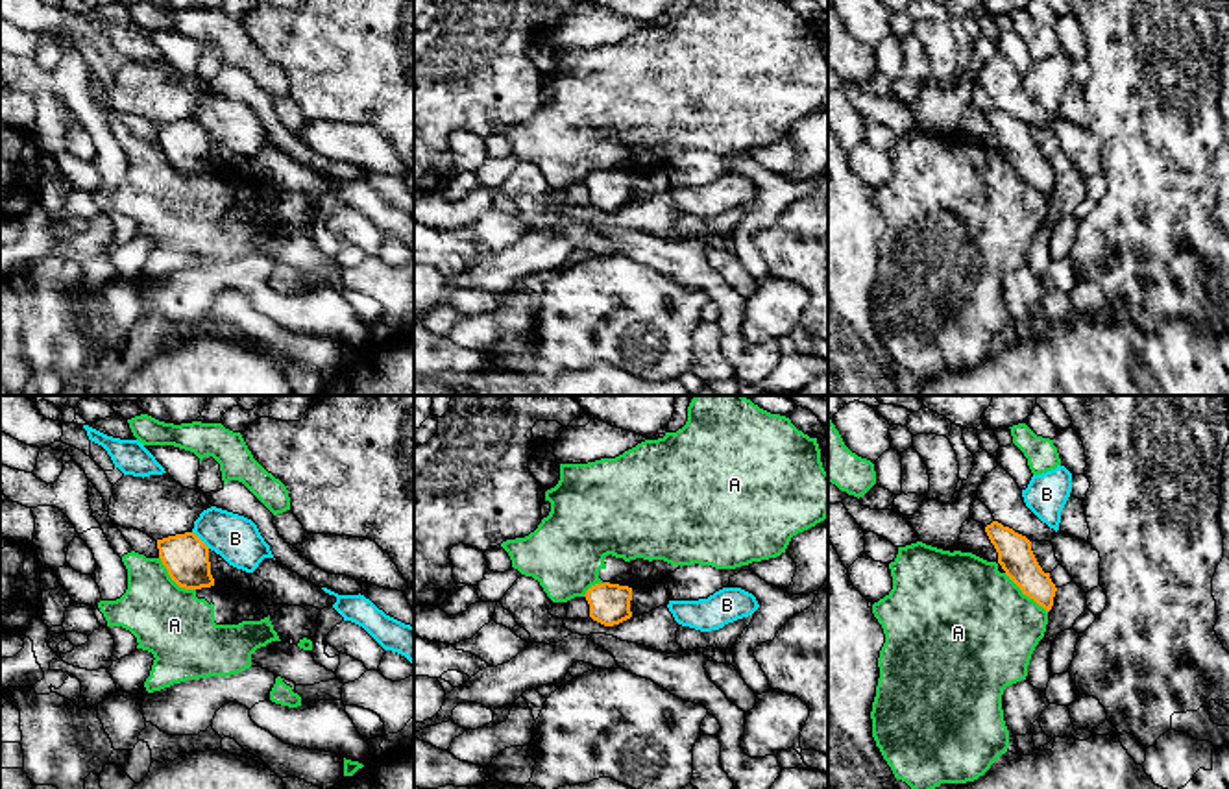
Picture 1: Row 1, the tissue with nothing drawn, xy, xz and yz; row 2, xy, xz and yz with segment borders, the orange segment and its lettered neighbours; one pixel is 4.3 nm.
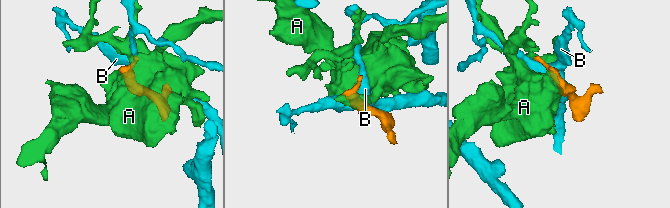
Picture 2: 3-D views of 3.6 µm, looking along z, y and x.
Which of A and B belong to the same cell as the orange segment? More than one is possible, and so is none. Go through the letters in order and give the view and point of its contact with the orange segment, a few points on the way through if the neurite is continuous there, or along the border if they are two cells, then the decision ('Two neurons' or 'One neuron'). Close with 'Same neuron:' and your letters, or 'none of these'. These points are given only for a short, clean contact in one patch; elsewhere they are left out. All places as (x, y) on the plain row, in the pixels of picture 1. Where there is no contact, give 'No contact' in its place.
A: Touches orange at xy (172, 165). One neuron
B: Touches orange at xy (200, 126). Boundary: xy (193, 117), (209, 133). Two neurons
Same neuron: A

